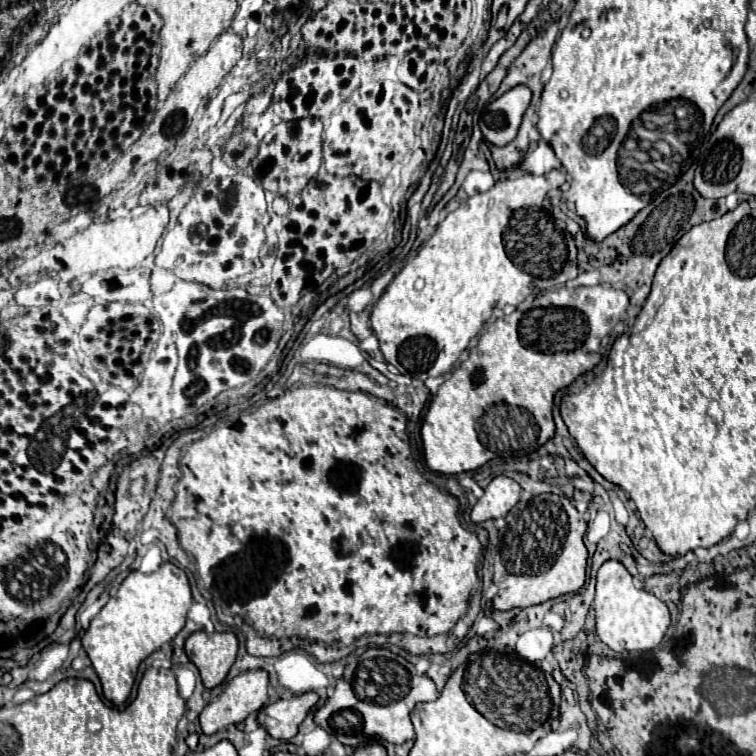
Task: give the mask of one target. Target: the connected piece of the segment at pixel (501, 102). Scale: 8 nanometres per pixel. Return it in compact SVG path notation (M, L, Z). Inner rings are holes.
M518 85L492 101L486 113L480 117L482 135L496 147L508 145L516 137L522 115L531 99L531 90L526 85Z

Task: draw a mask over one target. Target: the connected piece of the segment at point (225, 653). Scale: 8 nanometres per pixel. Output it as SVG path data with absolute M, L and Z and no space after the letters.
M196 631L186 639L186 655L198 667L204 687L212 689L220 685L238 653L238 639L232 631L228 633L206 633Z

